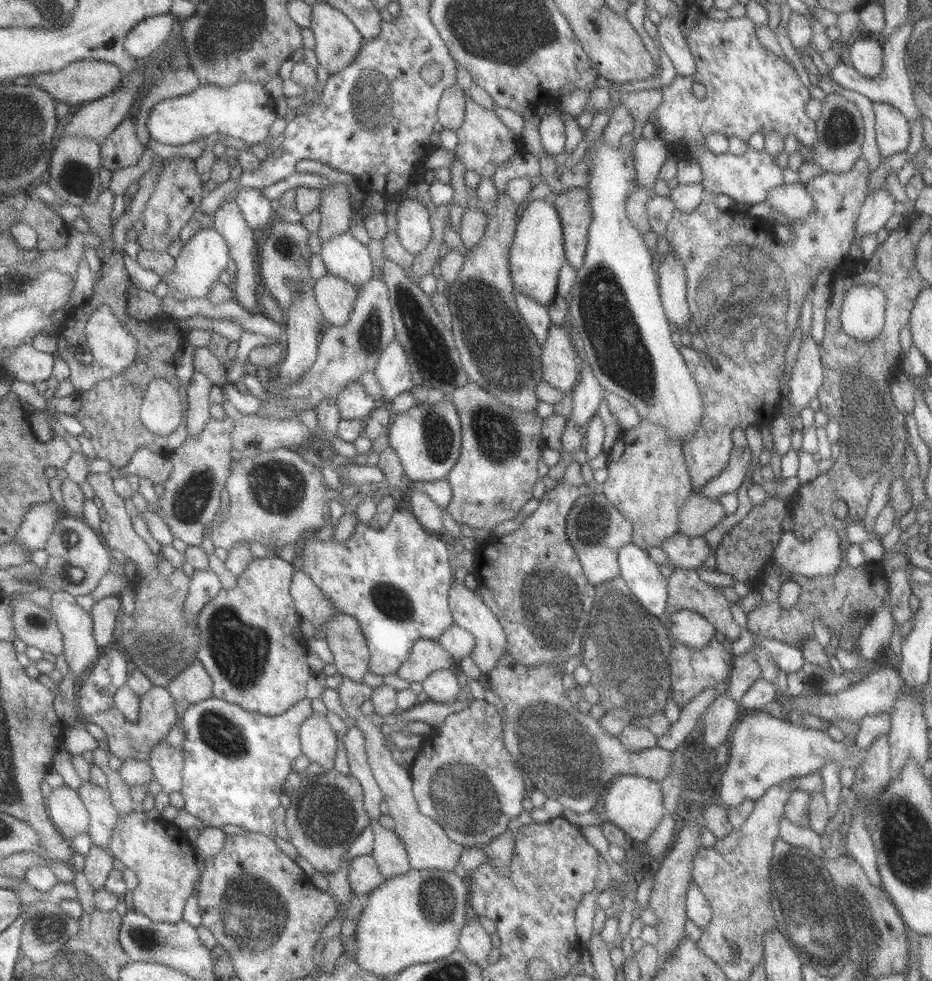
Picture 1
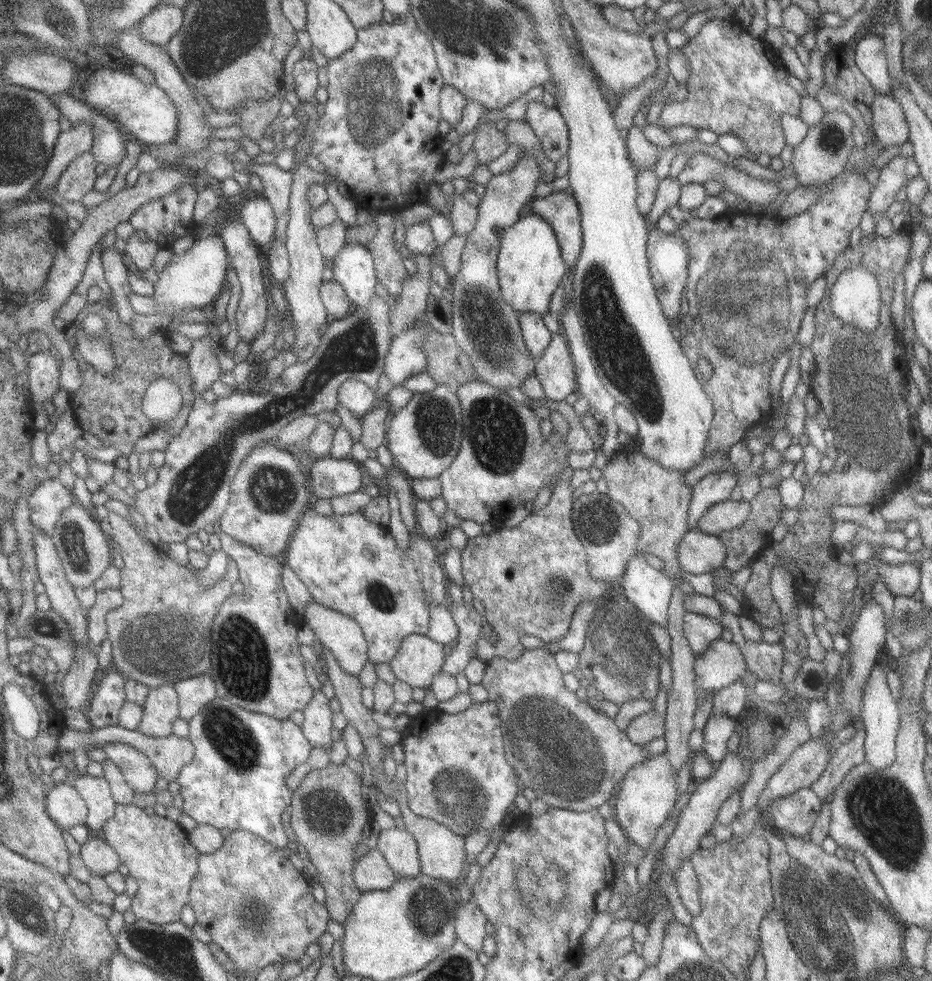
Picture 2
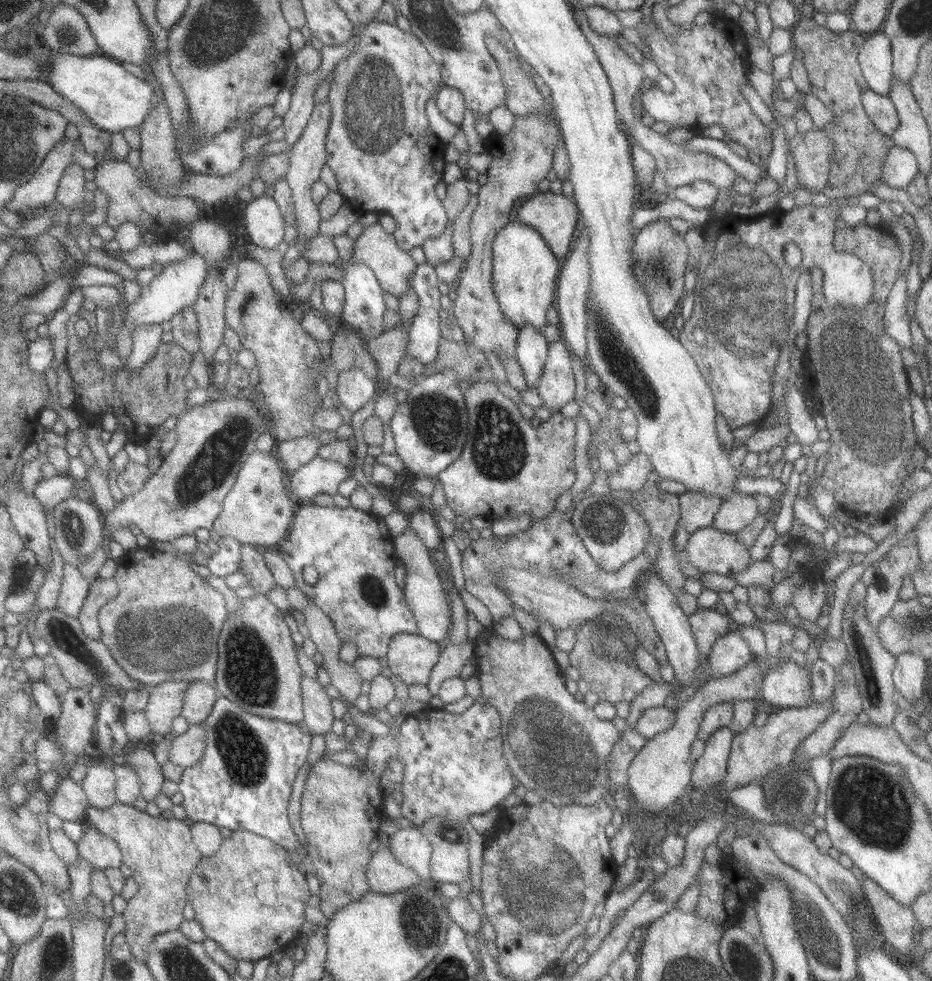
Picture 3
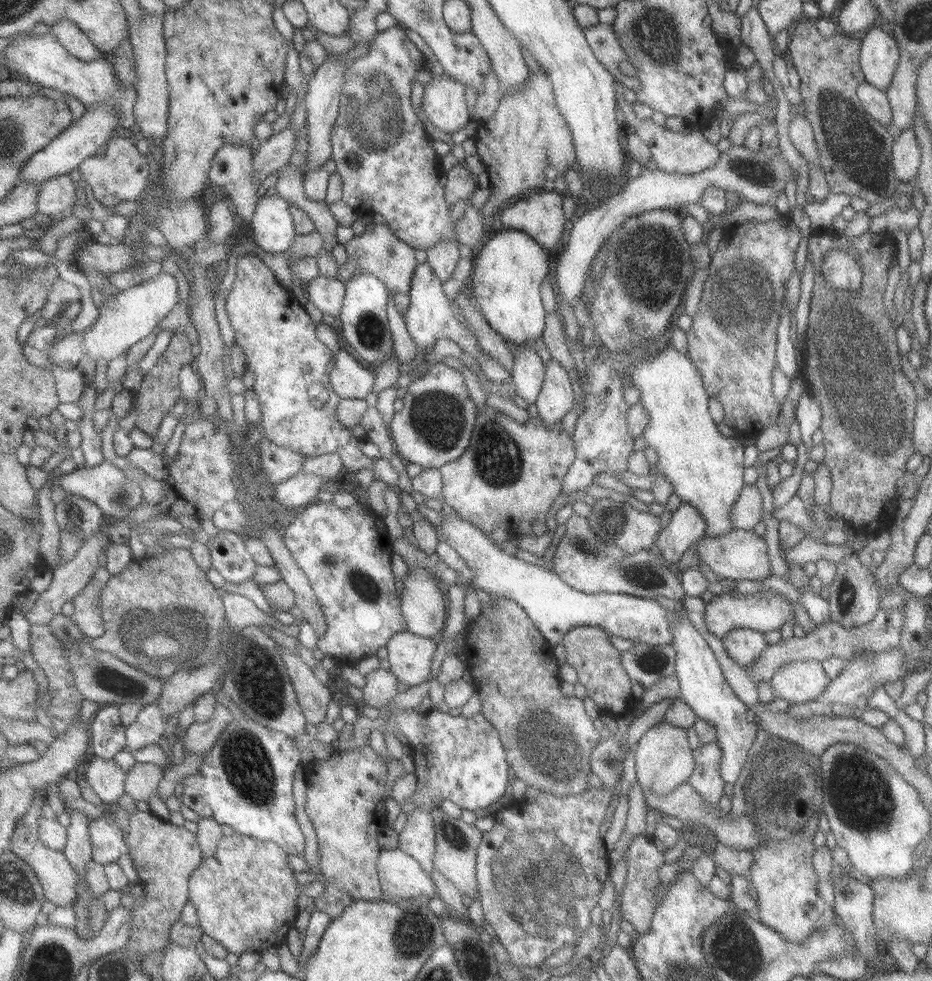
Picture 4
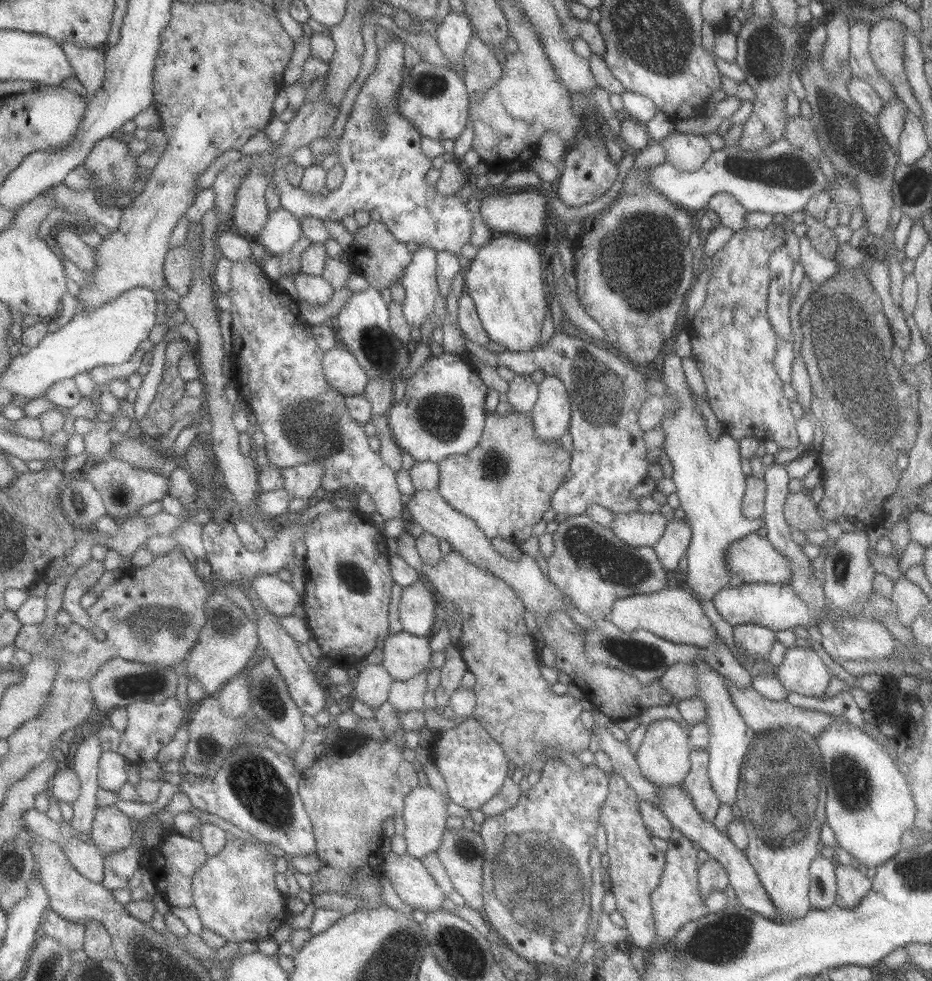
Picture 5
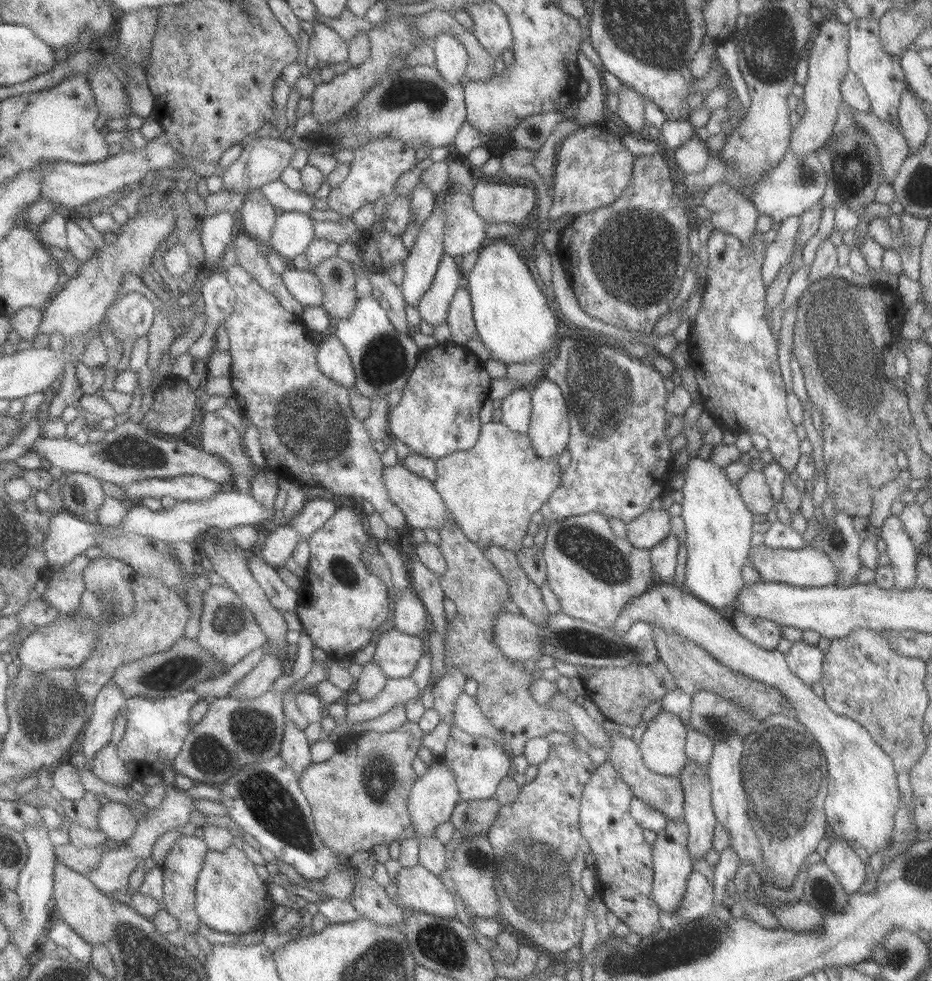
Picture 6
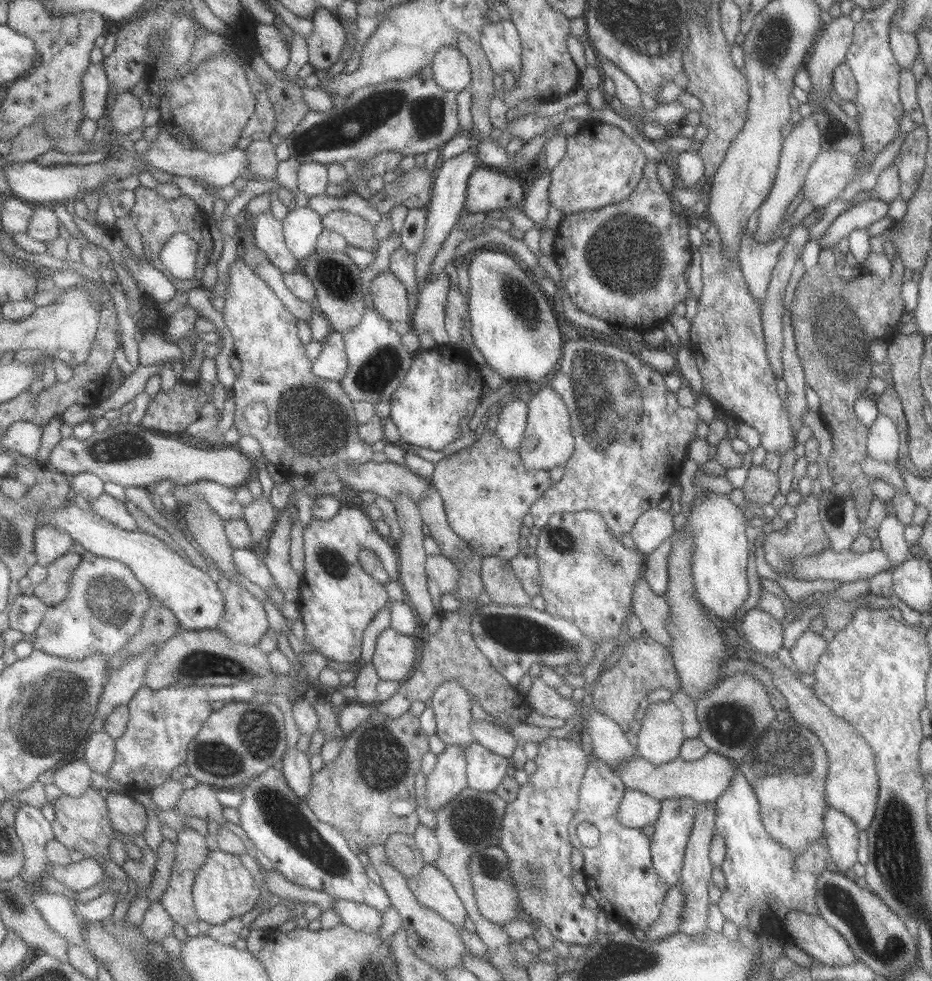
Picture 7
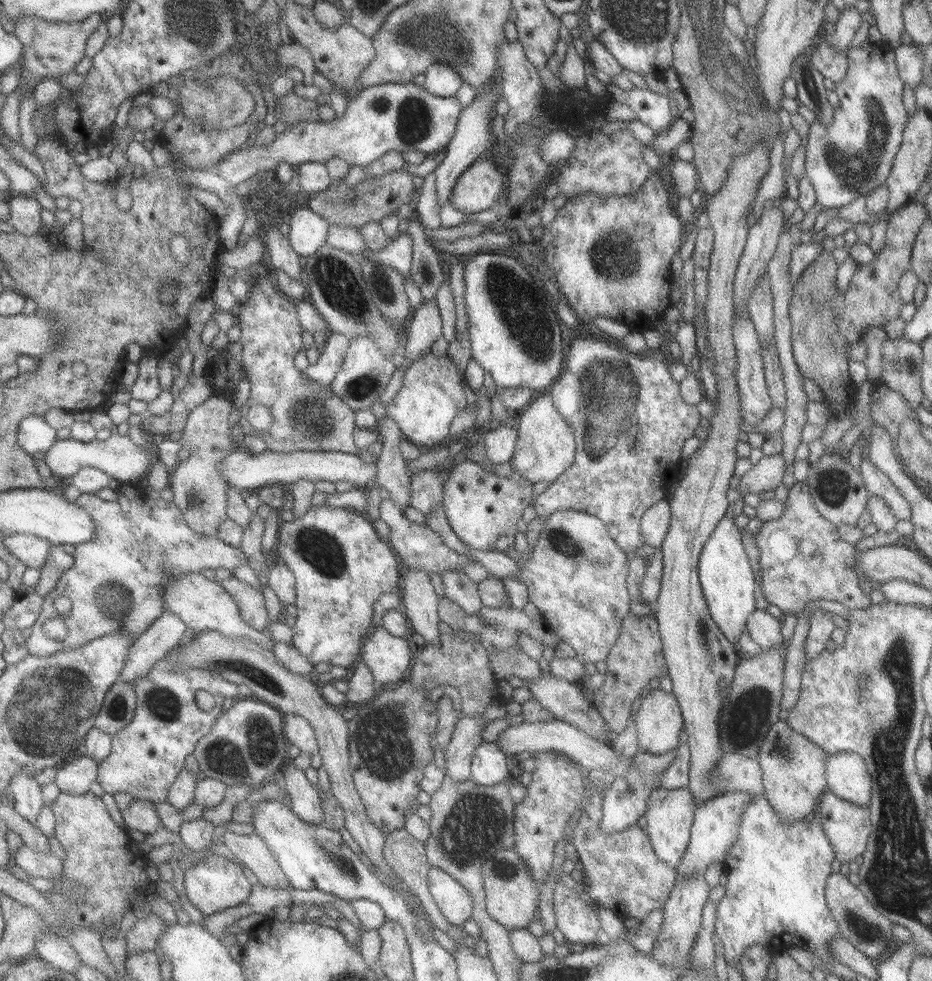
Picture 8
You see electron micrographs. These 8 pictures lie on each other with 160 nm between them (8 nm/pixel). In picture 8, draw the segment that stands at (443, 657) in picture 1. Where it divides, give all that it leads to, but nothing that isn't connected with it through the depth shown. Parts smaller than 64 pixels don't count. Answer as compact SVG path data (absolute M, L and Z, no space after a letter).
M380 628L367 637L360 660L367 664L377 684L389 684L407 680L413 654L406 637Z

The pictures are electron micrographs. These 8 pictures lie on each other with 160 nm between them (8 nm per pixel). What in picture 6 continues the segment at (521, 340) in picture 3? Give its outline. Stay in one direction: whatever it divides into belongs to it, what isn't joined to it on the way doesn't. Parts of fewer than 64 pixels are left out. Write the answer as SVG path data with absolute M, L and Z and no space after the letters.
M522 386L501 400L501 422L519 434L528 434L534 411L532 386Z

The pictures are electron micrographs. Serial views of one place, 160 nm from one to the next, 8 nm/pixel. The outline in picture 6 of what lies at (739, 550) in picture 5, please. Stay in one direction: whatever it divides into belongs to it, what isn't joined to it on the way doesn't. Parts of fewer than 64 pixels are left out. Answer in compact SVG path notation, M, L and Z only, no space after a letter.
M763 545L748 550L746 564L753 567L759 574L761 582L788 584L797 588L819 588L834 584L836 568L820 548L806 546L801 550L785 550L782 548L767 548Z

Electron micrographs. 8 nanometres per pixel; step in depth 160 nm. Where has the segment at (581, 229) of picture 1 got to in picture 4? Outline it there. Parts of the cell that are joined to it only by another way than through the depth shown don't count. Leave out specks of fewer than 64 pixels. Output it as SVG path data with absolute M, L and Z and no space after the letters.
M542 191L509 206L501 212L503 230L525 232L547 251L555 250L570 227L563 210L563 197L564 194L555 191Z

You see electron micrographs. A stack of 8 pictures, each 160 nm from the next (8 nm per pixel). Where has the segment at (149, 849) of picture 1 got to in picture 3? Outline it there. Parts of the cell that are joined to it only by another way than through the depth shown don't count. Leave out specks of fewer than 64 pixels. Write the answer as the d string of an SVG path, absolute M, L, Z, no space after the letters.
M118 803L105 810L99 810L89 806L85 816L87 825L97 828L105 836L117 842L122 850L124 864L132 871L132 878L138 883L138 893L128 900L127 910L123 914L125 920L124 935L127 938L133 954L144 962L148 955L146 951L153 944L157 935L167 931L174 931L180 928L183 919L183 908L188 903L188 888L191 875L202 862L202 852L199 852L194 843L192 827L178 819L167 819L159 816L149 816L145 810L137 810L131 805Z

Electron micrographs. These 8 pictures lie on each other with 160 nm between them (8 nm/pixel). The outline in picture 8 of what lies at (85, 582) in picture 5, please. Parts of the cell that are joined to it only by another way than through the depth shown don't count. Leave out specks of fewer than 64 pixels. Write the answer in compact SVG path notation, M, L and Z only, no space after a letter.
M53 545L47 562L40 569L41 575L35 585L35 592L46 597L58 587L63 574L75 564L74 555L65 552L62 545Z

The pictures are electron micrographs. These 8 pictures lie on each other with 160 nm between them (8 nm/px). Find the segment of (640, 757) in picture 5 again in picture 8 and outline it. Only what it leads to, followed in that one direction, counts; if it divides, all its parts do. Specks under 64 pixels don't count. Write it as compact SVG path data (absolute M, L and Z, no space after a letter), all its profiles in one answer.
M660 689L645 691L634 705L633 714L638 750L659 756L671 752L679 745L682 717L672 694L667 694Z

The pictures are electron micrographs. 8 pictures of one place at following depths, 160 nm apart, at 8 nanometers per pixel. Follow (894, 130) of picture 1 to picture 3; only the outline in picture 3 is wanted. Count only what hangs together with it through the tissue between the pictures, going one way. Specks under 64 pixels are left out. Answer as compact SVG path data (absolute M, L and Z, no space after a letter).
M870 90L862 91L860 101L871 124L881 134L890 136L898 125L896 110L892 102L887 97L875 94Z

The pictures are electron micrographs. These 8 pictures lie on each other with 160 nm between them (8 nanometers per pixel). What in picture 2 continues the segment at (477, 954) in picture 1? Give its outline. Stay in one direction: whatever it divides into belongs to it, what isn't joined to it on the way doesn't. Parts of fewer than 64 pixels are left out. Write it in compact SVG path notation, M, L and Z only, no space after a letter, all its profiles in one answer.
M471 899L467 903L461 902L456 916L458 920L456 924L458 940L475 950L475 953L482 953L483 940L487 936L488 921L484 911L479 908L474 899Z

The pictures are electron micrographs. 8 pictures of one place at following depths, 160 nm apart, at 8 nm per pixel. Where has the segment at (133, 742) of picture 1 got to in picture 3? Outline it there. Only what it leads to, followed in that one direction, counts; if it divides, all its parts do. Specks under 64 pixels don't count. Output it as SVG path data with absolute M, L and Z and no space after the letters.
M168 681L150 689L148 708L145 708L154 738L170 737L174 721L183 714L189 684Z

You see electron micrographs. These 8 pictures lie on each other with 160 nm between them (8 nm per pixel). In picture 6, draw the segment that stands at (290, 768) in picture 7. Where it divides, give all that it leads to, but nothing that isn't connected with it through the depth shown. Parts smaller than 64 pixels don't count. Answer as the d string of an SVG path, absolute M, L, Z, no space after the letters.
M288 720L280 755L283 757L283 760L287 761L287 764L290 764L295 769L296 774L299 776L313 763L311 746L312 742L307 740L305 732L297 728L295 722Z

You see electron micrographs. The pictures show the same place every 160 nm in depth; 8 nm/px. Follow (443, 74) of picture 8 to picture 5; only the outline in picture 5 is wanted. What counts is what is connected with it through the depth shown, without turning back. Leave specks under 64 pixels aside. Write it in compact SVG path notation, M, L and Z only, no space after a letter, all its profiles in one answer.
M450 11L436 30L436 40L451 64L462 64L469 43L475 36L470 17L459 11Z

